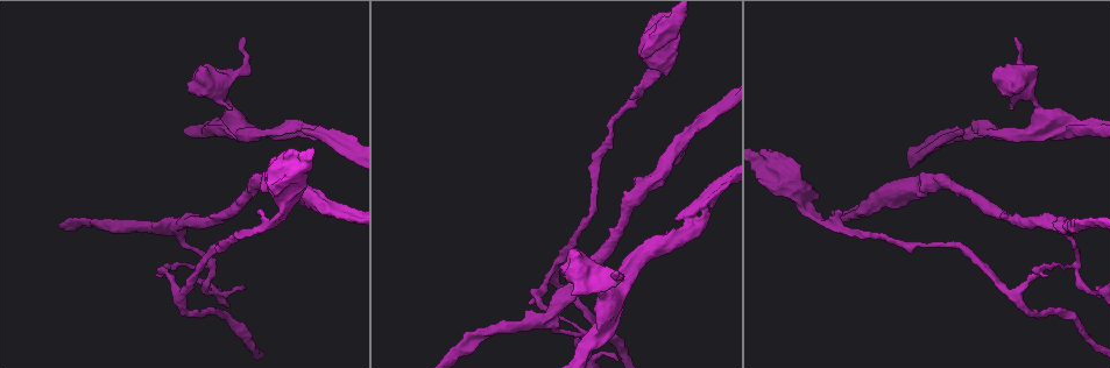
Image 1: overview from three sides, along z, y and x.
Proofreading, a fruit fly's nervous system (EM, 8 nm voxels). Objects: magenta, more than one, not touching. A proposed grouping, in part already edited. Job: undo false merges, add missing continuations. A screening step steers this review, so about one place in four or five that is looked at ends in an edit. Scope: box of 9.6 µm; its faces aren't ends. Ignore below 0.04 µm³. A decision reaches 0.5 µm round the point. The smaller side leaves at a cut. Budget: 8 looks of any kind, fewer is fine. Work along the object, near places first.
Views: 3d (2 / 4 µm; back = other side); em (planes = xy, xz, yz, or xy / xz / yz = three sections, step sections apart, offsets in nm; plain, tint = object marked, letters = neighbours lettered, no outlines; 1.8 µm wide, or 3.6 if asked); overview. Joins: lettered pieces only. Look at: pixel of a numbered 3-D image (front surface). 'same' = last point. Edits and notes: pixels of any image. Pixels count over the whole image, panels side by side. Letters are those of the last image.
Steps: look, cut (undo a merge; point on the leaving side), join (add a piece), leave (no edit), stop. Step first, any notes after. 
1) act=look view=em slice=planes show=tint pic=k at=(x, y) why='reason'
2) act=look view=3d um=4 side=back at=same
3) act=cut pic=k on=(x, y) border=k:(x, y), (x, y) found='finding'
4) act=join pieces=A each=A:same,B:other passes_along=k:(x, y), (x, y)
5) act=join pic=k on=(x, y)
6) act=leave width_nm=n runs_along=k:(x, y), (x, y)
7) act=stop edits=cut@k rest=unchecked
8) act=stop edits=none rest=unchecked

act=look view=em slice=planes show=letters pic=1 at=(1014, 39) why='branch stops here'

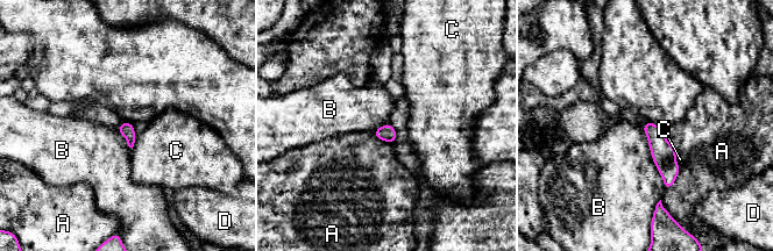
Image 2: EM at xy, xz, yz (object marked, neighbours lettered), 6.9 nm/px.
act=leave longest_contact=B:480nm each=A:other,B:other,C:other,D:other found='no lettered piece goes on from it'

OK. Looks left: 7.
act=look view=em slice=planes show=plain pic=1 at=(609, 299) why='three-way junction'

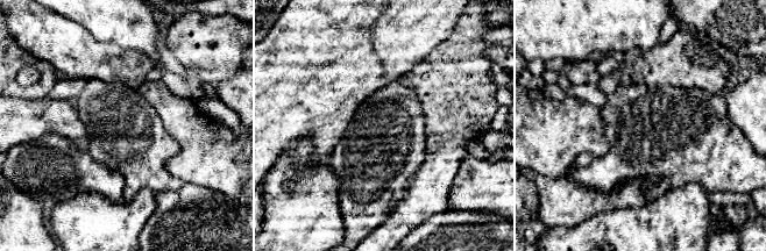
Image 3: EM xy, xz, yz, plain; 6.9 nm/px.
act=look view=em slice=planes show=tint at=same

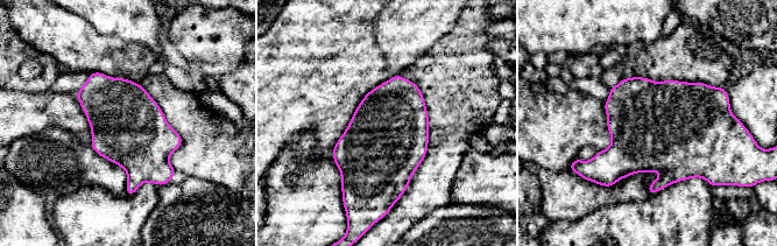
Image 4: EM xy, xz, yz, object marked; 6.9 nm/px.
act=look view=em slice=planes show=letters at=same why='see the neighbours'

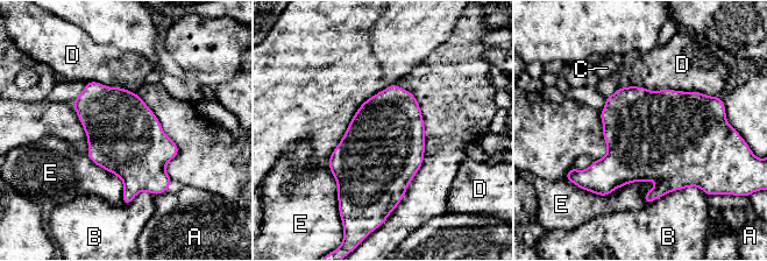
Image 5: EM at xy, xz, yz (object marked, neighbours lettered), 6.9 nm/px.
act=leave width_nm=500 each=A:other,B:other,C:other,D:other,E:other found='all the same cell'

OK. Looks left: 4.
act=look view=em slice=xz step=8 show=tint pic=1 at=(584, 331) why='sharp bend'

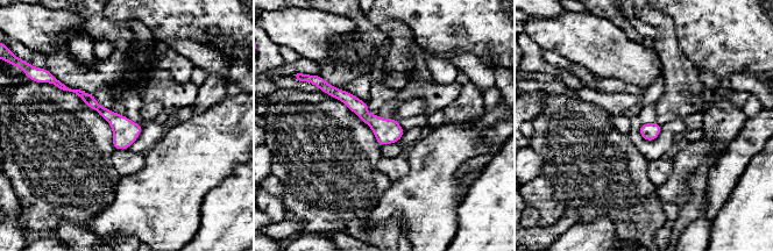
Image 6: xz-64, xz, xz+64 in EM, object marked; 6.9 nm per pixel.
act=look view=em slice=planes show=tint at=same

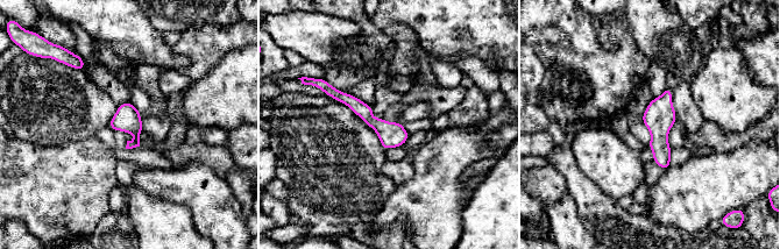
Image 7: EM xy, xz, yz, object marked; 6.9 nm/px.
act=look view=em slice=planes show=letters at=same

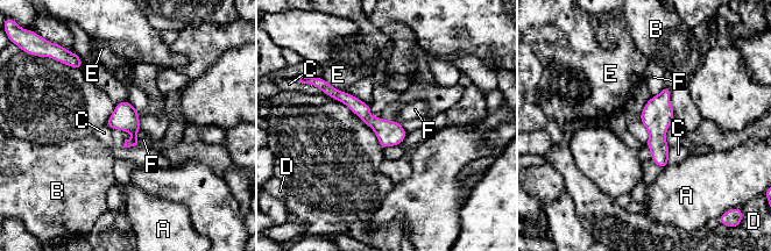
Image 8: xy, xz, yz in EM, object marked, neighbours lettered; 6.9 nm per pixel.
act=leave each=A:other,B:other,C:other,D:other,E:other,F:other runs_along=8:(327, 88), (400, 140) found='continuous, no second cell'

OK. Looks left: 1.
act=stop edits=none rest=unchecked

